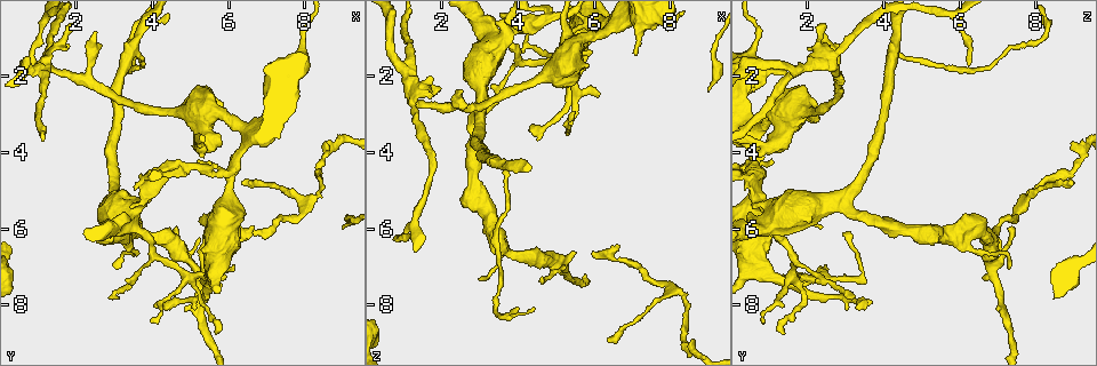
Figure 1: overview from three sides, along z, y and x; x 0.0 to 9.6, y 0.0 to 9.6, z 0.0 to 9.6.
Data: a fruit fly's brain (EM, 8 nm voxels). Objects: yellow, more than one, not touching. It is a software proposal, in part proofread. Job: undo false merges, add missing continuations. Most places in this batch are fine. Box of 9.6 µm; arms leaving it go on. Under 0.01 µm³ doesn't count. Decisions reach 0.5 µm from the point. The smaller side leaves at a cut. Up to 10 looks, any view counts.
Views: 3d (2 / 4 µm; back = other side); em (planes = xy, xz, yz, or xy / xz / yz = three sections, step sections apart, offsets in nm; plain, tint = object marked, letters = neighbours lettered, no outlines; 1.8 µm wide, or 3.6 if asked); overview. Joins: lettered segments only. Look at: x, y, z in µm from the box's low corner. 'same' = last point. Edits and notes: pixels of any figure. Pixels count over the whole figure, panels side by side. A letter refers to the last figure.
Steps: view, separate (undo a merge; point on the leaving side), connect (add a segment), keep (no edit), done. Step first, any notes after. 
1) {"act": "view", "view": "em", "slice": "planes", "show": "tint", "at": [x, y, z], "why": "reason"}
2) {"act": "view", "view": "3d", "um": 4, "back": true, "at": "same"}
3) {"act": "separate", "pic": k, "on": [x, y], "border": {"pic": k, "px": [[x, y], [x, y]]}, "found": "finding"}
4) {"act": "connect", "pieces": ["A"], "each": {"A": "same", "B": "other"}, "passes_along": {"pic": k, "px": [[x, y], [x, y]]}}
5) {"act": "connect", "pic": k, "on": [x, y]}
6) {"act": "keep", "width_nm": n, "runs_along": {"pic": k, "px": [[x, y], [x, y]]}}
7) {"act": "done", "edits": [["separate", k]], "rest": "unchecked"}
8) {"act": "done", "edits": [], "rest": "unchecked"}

{"act": "view", "view": "em", "slice": "planes", "show": "tint", "at": [8.05, 5.45, 7.65]}

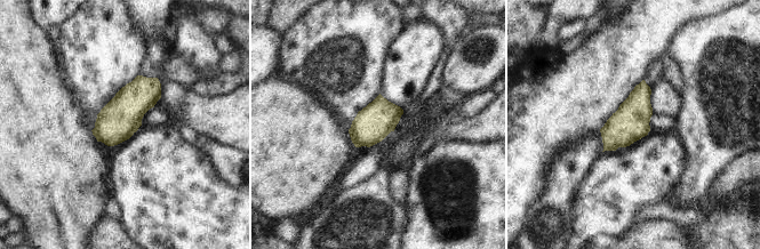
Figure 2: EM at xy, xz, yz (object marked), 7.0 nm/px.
{"act": "view", "view": "em", "slice": "planes", "show": "letters", "at": "same", "why": "see the neighbours"}

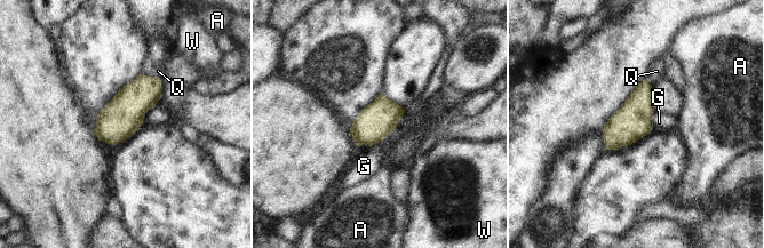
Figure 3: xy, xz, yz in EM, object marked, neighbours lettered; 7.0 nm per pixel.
{"act": "keep", "width_nm": 260, "each": {"A": "other", "G": "other", "Q": "other", "W": "other"}, "found": "continuous, no second cell"}

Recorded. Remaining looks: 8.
{"act": "view", "view": "em", "slice": "planes", "show": "letters", "at": [6.30, 4.80, 8.85], "why": "an open end"}

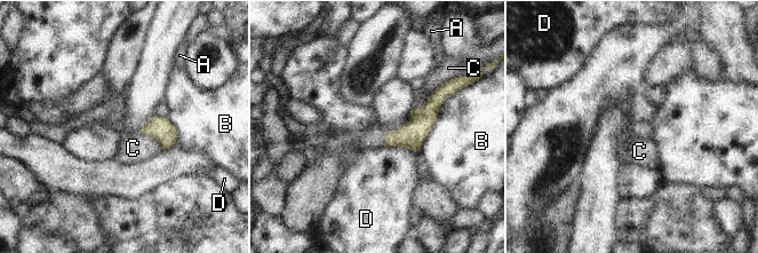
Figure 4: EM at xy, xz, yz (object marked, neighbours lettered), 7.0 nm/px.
{"act": "keep", "longest_contact_nm": ["B", 460], "each": {"A": "other", "B": "other", "C": "other", "D": "other"}, "found": "no lettered segment goes on from it"}

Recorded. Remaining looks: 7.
{"act": "view", "view": "em", "um": 3.6, "slice": "planes", "show": "tint", "at": [6.00, 4.55, 0.65], "why": "sudden change in width"}

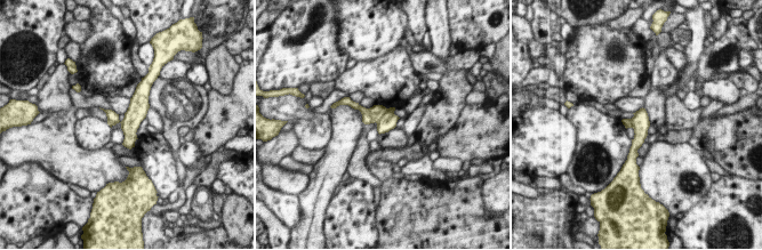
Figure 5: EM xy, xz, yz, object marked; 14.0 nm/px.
{"act": "view", "view": "em", "um": 3.6, "slice": "planes", "show": "letters", "at": "same"}

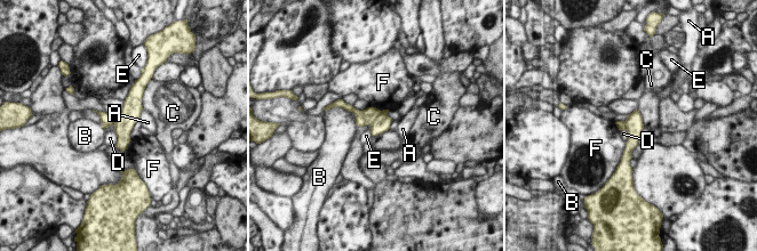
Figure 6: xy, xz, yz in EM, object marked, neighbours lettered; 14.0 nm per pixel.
{"act": "keep", "each": {"A": "other", "B": "other", "C": "other", "D": "other", "E": "other", "F": "other"}, "runs_along": {"pic": 6, "px": [[137, 97], [122, 127], [122, 147]]}, "found": "continuous, no second cell"}

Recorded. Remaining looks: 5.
{"act": "view", "view": "em", "slice": "yz", "step": 4, "show": "tint", "at": [1.30, 1.80, 2.70], "why": "four-way junction"}

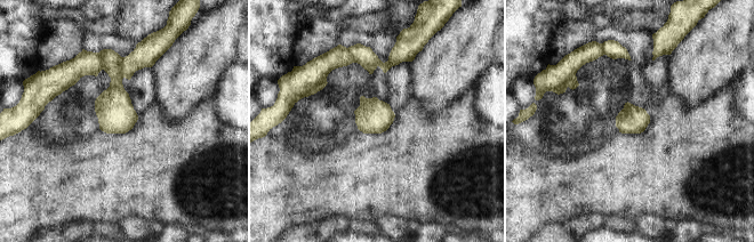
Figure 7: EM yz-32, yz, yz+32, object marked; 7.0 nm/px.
{"act": "view", "view": "em", "slice": "planes", "show": "letters", "at": "same"}

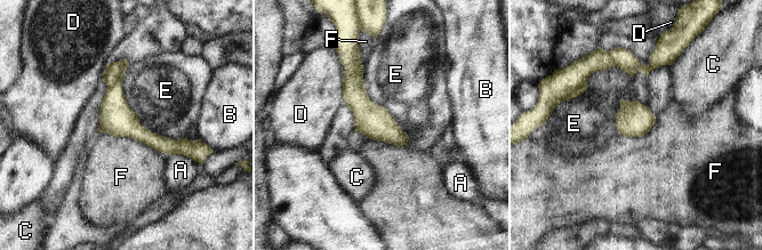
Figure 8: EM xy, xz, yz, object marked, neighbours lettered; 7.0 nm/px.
{"act": "keep", "each": {"A": "other", "B": "other", "C": "other", "D": "other", "E": "other", "F": "other"}, "runs_along": {"pic": 8, "px": [[107, 69], [141, 134], [192, 144]]}, "found": "all the same cell"}

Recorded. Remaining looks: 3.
{"act": "done", "edits": [], "rest": "unchecked"}

